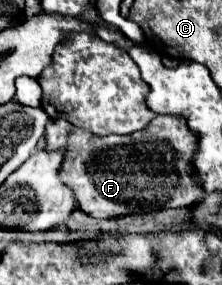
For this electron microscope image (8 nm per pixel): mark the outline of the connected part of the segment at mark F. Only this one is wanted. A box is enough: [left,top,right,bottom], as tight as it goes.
[44,116,204,218]

